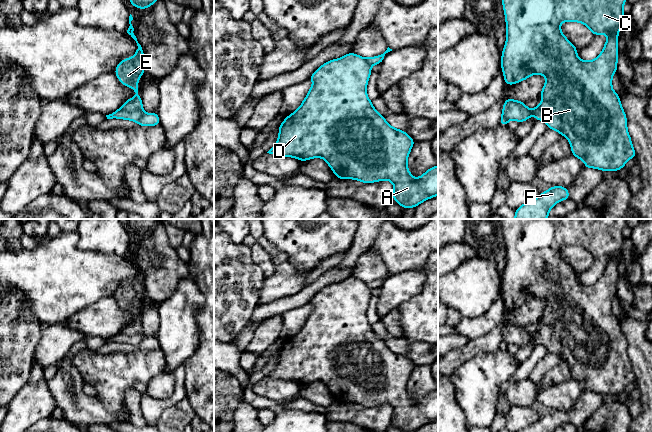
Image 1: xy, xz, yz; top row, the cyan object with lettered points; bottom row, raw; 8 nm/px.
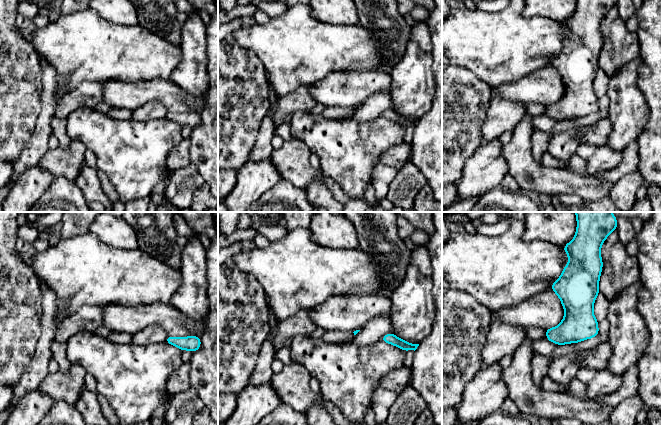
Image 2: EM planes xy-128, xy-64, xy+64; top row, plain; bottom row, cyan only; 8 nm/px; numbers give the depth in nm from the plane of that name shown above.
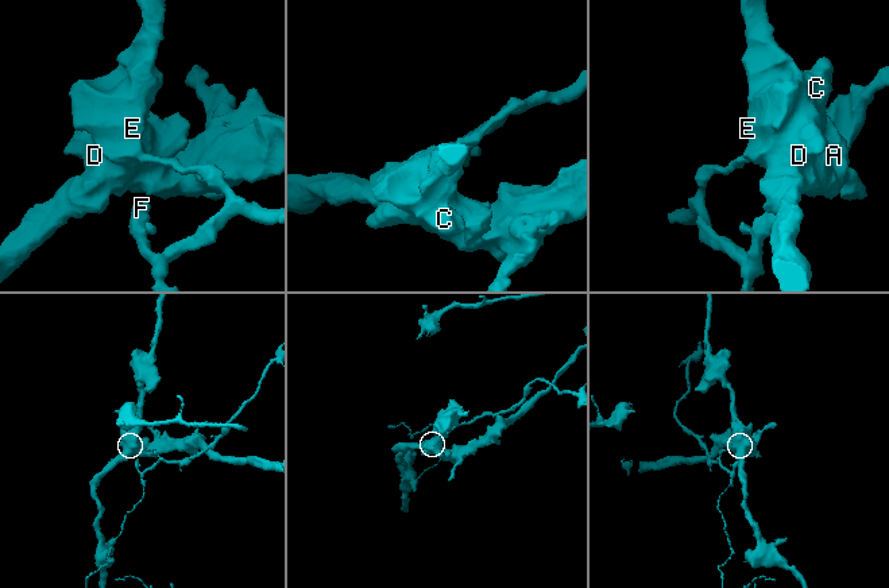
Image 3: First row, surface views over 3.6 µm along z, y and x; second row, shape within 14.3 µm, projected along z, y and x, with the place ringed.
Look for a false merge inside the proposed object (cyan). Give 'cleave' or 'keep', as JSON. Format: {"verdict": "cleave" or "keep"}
{"verdict": "cleave"}

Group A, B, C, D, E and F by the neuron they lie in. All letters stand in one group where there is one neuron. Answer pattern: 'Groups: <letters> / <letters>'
Groups: A B C D E / F

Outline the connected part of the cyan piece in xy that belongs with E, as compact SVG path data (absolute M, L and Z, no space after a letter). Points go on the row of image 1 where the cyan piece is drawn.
M130 14L130 26L124 32L124 34L130 35L136 41L138 48L136 50L136 54L133 57L123 59L120 63L118 63L115 69L115 74L122 85L134 89L136 96L128 99L117 111L106 115L106 117L107 119L118 118L139 122L139 120L144 115L144 111L141 96L138 94L138 80L145 71L145 60L143 49L133 33L134 28L131 24L132 20L133 17Z

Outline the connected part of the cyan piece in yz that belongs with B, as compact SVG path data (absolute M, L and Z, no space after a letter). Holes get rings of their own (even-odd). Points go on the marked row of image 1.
M502 0L507 33L501 58L505 84L516 84L533 74L544 75L546 78L540 93L542 101L536 108L529 109L525 106L525 101L507 98L503 105L502 116L508 121L516 120L519 123L526 121L531 115L534 115L537 121L544 121L549 129L557 131L569 140L572 155L583 160L586 168L617 171L622 169L629 159L636 157L620 96L612 89L612 76L617 72L618 33L622 26L625 3L626 0ZM563 21L581 22L591 30L593 36L608 35L604 48L597 58L583 61L577 57L578 49L560 29Z

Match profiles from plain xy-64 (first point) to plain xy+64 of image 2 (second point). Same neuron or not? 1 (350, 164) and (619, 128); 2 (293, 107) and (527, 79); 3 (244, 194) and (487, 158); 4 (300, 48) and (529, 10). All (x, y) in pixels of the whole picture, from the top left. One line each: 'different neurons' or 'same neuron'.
1: different neurons
2: different neurons
3: same neuron
4: different neurons

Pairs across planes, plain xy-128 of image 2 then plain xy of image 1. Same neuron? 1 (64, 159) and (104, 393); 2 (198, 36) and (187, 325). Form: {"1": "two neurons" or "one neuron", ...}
{"1": "two neurons", "2": "one neuron"}

